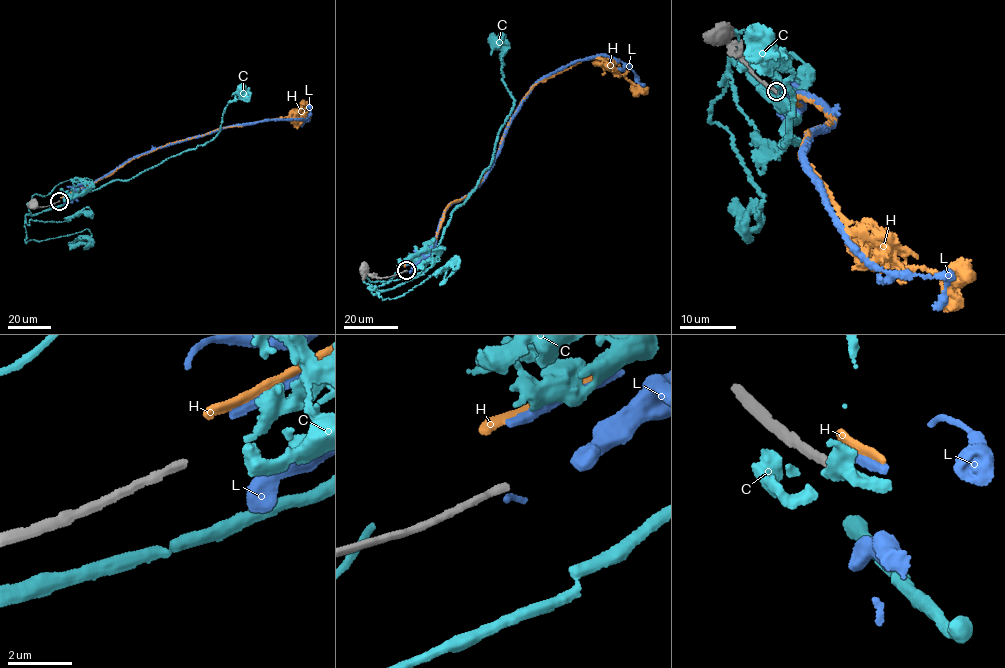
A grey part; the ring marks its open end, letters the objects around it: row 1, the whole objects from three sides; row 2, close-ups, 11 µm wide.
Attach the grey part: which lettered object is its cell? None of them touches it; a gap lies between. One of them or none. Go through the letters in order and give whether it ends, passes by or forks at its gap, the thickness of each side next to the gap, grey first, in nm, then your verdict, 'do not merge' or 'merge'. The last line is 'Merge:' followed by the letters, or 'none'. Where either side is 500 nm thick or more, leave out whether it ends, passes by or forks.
C: it ends | 240/240 nm | do not merge
H: it ends | 240/280 nm | merge
L: 240/600 nm | do not merge
Merge: H

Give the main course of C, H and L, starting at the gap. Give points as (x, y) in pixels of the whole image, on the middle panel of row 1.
C: (407, 264), (437, 248), (454, 209), (463, 204), (490, 167), (514, 100), (502, 81), (503, 51), (496, 40)
H: (404, 266), (430, 250), (447, 207), (488, 172), (509, 120), (539, 81), (600, 56), (640, 86)
L: (411, 268), (430, 258), (449, 206), (484, 180), (536, 84), (573, 63), (606, 54), (643, 84)

